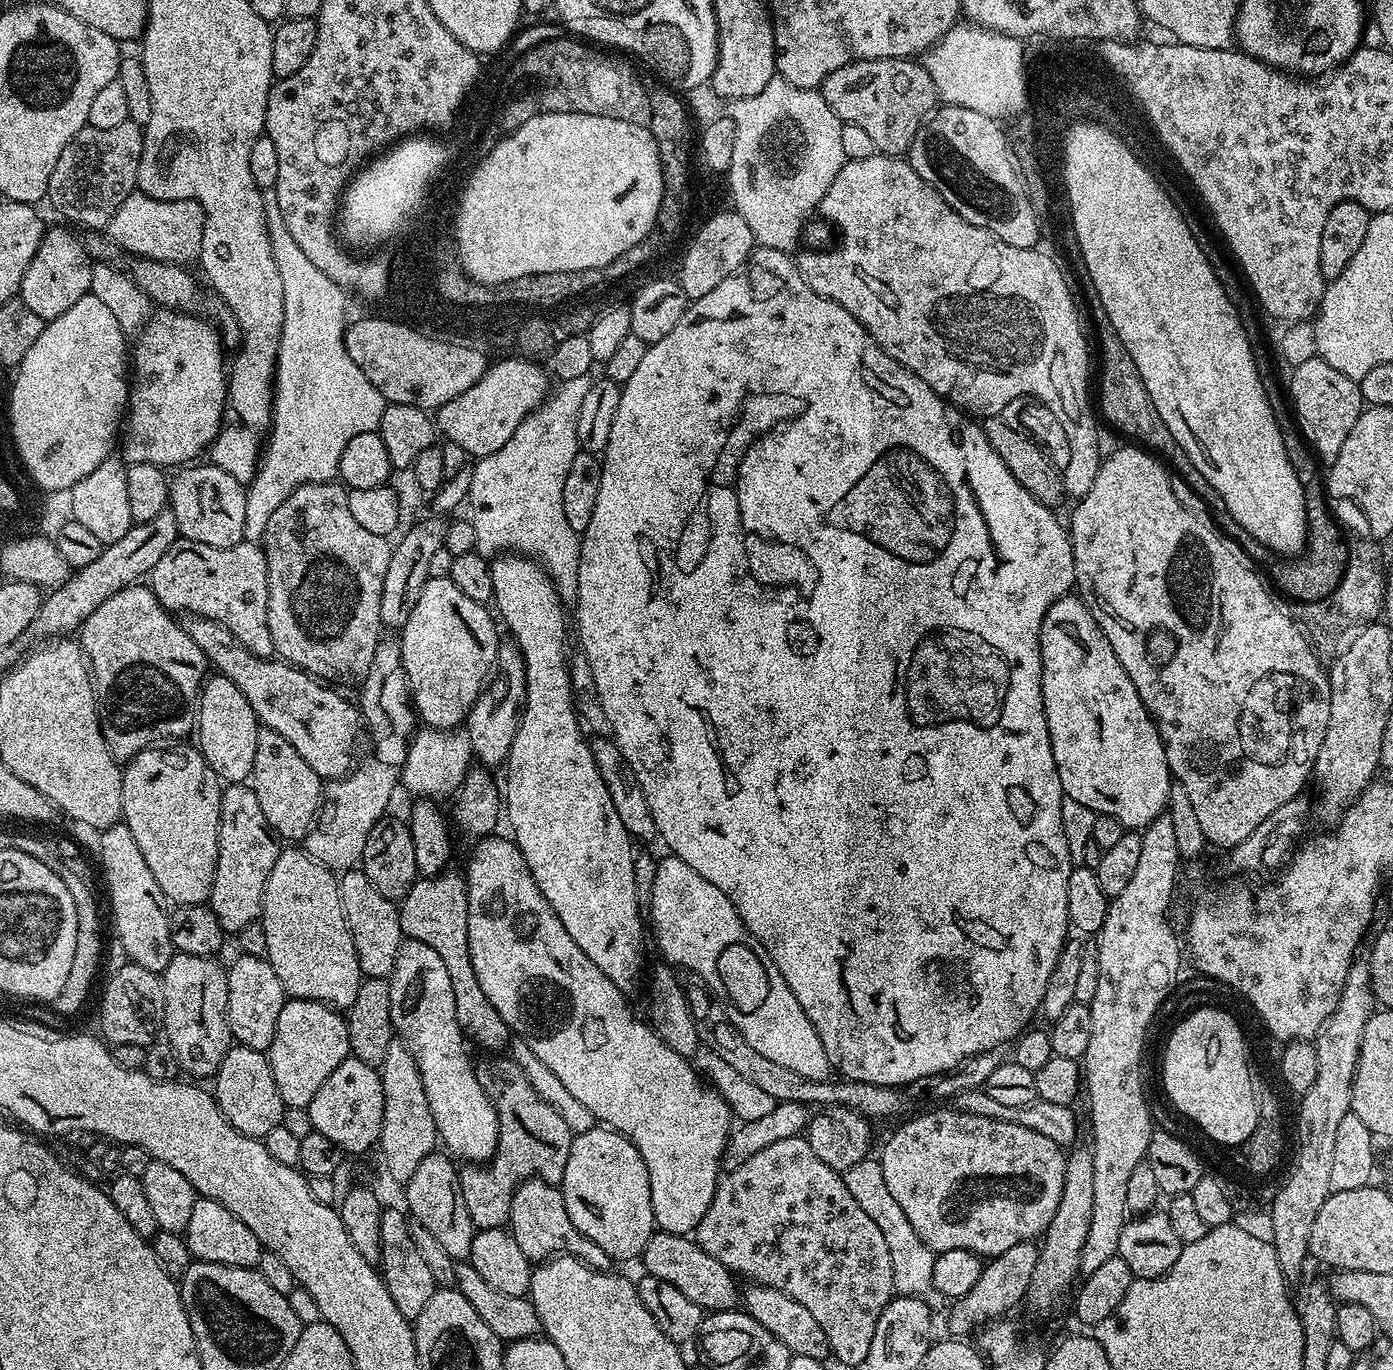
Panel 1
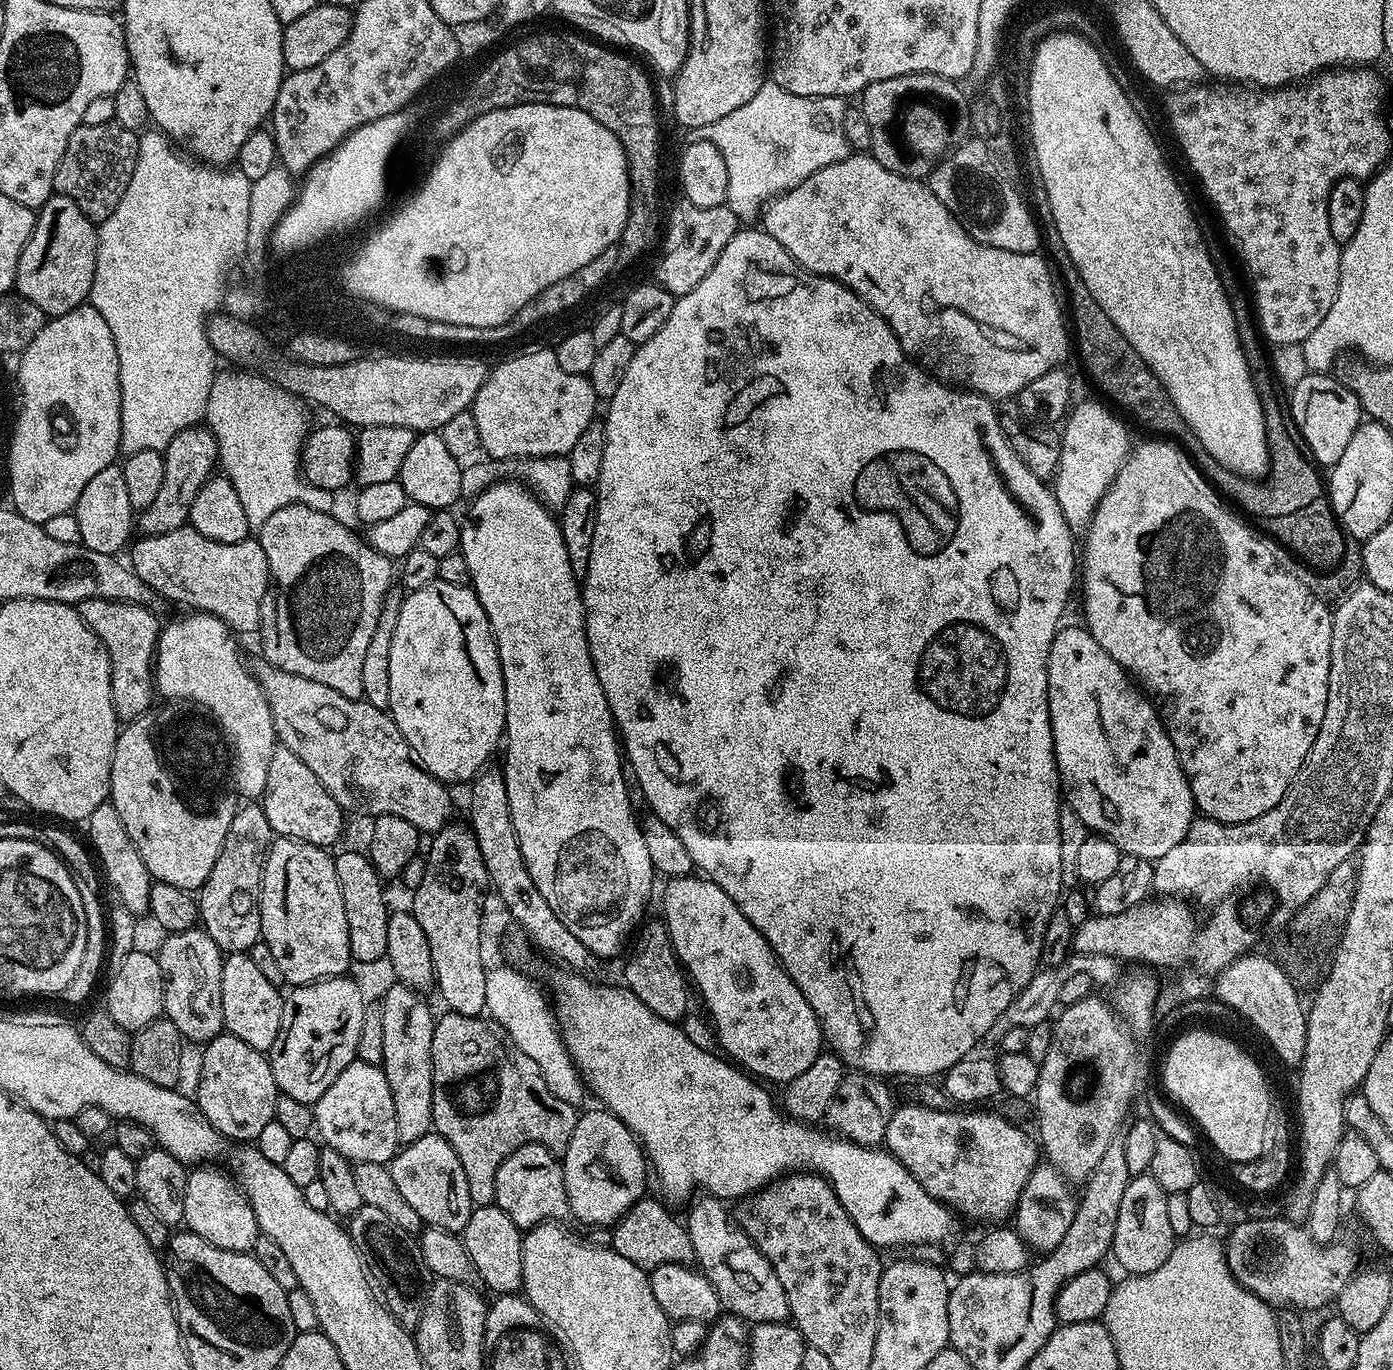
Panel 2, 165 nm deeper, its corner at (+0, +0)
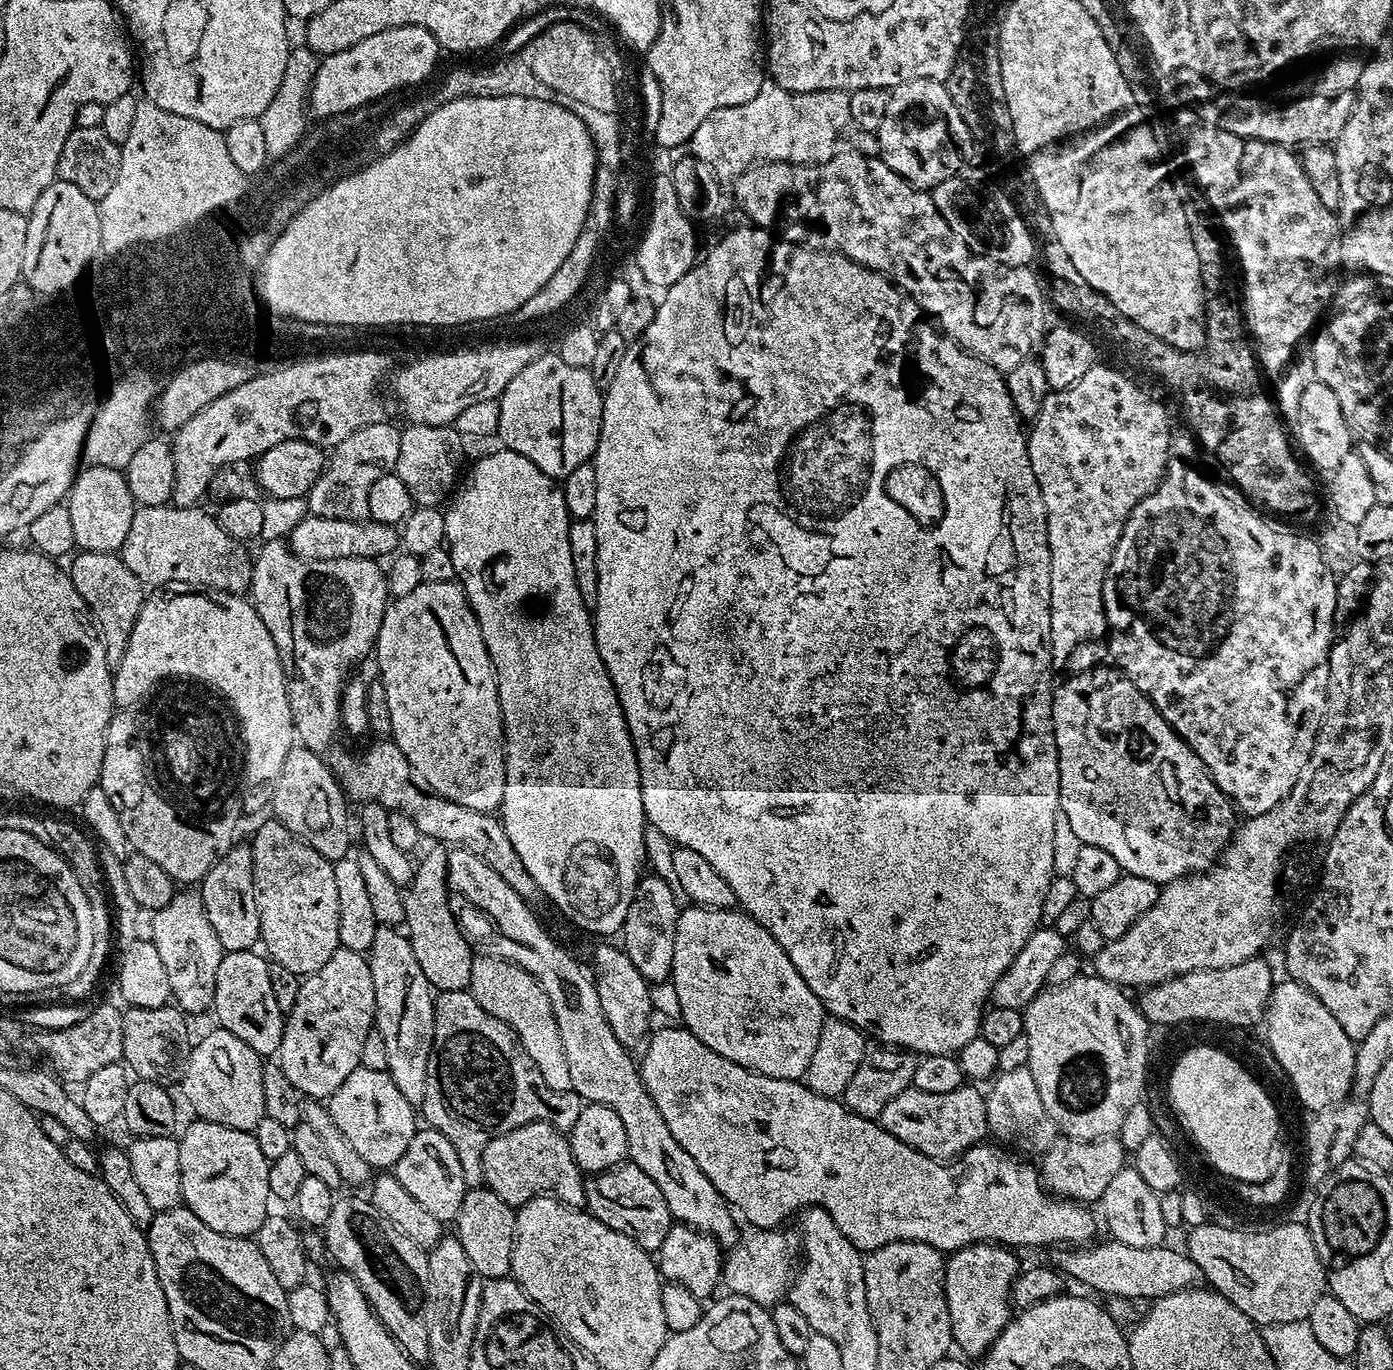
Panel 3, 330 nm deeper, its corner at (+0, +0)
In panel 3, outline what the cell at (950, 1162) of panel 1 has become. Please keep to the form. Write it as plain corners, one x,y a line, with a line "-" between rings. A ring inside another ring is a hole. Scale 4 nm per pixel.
965,1086
958,1090
952,1090
950,1094
926,1094
926,1090
918,1090
914,1087
907,1088
905,1092
898,1094
898,1098
889,1102
886,1110
882,1110
878,1123
906,1146
910,1146
935,1160
951,1162
963,1156
969,1148
975,1147
989,1135
988,1119
986,1118
988,1102
985,1093
979,1092
976,1088
979,1087

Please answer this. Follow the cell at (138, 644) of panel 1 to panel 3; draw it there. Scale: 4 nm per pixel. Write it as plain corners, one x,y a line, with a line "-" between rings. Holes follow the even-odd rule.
77,551
71,557
70,575
74,582
74,590
82,594
88,611
92,613
96,627
104,641
104,649
108,655
109,665
122,662
122,654
130,642
134,624
146,599
145,585
141,584
115,552
82,552

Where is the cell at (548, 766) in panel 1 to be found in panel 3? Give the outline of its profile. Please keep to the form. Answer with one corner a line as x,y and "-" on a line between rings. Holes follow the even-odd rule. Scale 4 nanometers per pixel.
507,450
499,451
482,457
473,466
468,481
466,481
467,476
463,481
464,489
462,489
462,484
444,512
446,547
454,558
454,570
458,583
463,588
465,596
468,597
468,605
472,607
472,613
476,616
478,626
482,630
482,638
486,642
486,650
490,654
492,668
496,672
500,717
504,719
504,751
506,753
504,757
506,786
504,787
504,800
498,812
502,817
506,835
510,837
510,846
518,850
518,858
522,858
522,866
526,866
534,882
538,882
538,886
544,892
545,901
549,905
552,903
574,927
600,936
596,938
612,938
615,932
617,935
624,927
626,914
630,910
630,902
634,902
636,888
640,885
642,873
645,871
643,868
646,817
642,806
640,767
636,761
636,751
632,745
624,711
618,702
618,694
614,690
614,682
610,682
610,674
598,654
593,613
589,605
584,603
582,594
578,594
578,582
574,582
574,561
570,559
570,538
568,537
570,517
564,501
564,489
553,477
538,470
538,466
530,462
530,458
522,458
522,454
514,454

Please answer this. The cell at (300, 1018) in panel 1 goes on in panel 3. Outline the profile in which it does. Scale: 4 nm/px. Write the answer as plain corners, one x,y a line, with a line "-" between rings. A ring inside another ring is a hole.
337,948
335,954
313,976
303,977
298,998
284,1021
284,1033
278,1053
280,1069
294,1082
301,1094
308,1098
327,1098
335,1094
338,1086
350,1078
355,1068
360,1067
362,1042
374,1027
376,1003
374,1002
374,982
367,959
361,953
345,948

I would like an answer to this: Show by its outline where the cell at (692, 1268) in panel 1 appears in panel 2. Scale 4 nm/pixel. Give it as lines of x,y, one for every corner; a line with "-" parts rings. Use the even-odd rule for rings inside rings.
645,1198
639,1200
630,1211
620,1220
617,1220
612,1233
612,1249
622,1258
634,1262
634,1266
651,1270
663,1264
693,1263
692,1243
687,1227
680,1224
672,1217
672,1212
667,1208
667,1203
659,1204
656,1200

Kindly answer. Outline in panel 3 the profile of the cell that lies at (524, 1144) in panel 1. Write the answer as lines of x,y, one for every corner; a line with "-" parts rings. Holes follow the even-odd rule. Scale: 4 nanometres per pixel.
471,991
441,992
435,1001
434,1046
426,1070
422,1116
428,1119
427,1127
441,1132
454,1146
469,1188
478,1188
484,1184
482,1154
495,1136
530,1122
546,1122
567,1134
578,1122
585,1101
577,1092
553,1090
534,1066
534,1058
526,1054
515,1030
502,1018
482,1010

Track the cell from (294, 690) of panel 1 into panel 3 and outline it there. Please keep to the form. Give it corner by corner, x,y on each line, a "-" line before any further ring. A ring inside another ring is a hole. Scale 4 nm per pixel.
376,738
371,741
368,752
355,756
352,752
333,751
330,756
330,767
336,773
341,788
356,802
373,800
389,812
401,812
413,820
418,826
421,837
432,839
444,846
459,846
478,854
486,866
498,870
502,878
526,903
539,906
545,903
544,892
534,882
530,870
522,866
522,858
518,858
518,850
510,846
510,837
506,835
503,823
495,815
478,810
470,810
470,806
458,806
458,802
450,802
438,793
429,790
412,771
406,754
391,738

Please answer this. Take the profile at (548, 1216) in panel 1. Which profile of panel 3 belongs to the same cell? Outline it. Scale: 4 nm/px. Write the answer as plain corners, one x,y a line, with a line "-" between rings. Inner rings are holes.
530,1122
501,1136
495,1136
482,1154
482,1174
486,1187
514,1209
522,1207
535,1196
552,1196
563,1204
569,1204
571,1208
585,1207
585,1177
576,1164
572,1147
568,1145
568,1137
546,1122

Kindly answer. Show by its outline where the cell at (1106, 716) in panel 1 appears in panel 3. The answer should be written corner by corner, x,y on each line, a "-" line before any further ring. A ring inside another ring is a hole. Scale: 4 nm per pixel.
1097,666
1085,672
1071,673
1067,678
1055,685
1052,694
1052,733
1056,739
1056,749
1058,750
1058,770
1060,771
1060,811
1066,814
1074,834
1078,834
1081,844
1099,846
1102,850
1107,850
1120,867
1121,873
1137,876
1138,878
1150,878
1150,882
1158,885
1166,885
1171,880
1181,880
1184,876
1191,876
1194,872
1203,872
1212,867
1220,858
1220,853
1224,851
1232,833
1238,824
1238,816
1232,807
1232,801
1210,778
1202,758
1186,746
1186,742
1180,737
1169,724
1166,718
1152,705
1146,694
1130,682
1124,673
1115,666

